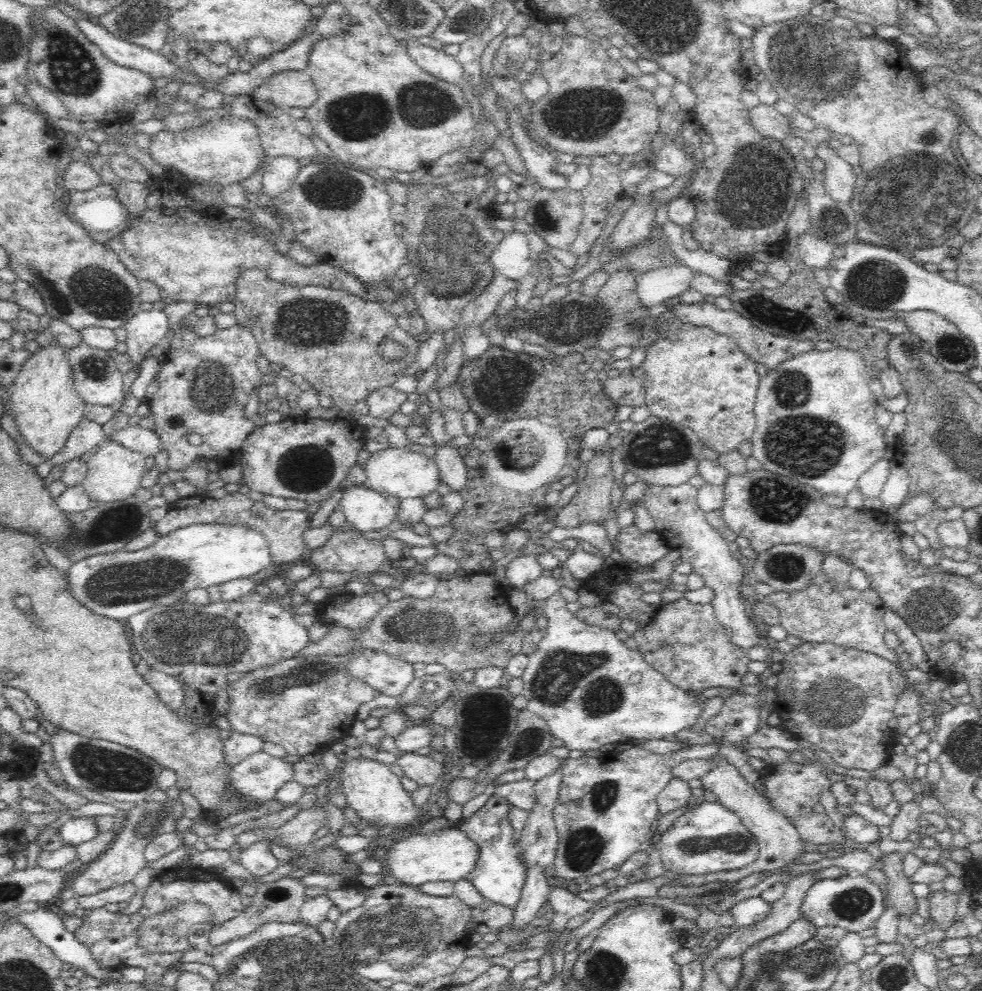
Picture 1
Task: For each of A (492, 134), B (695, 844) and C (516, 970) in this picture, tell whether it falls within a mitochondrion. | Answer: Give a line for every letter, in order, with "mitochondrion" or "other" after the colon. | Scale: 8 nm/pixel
A: other
B: mitochondrion
C: other

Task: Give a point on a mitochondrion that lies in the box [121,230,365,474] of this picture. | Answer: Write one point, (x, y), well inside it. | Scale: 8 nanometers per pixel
(209, 385)

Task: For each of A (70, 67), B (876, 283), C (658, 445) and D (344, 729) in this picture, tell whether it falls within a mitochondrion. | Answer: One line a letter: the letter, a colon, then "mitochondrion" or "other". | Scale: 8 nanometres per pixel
A: mitochondrion
B: mitochondrion
C: mitochondrion
D: other

